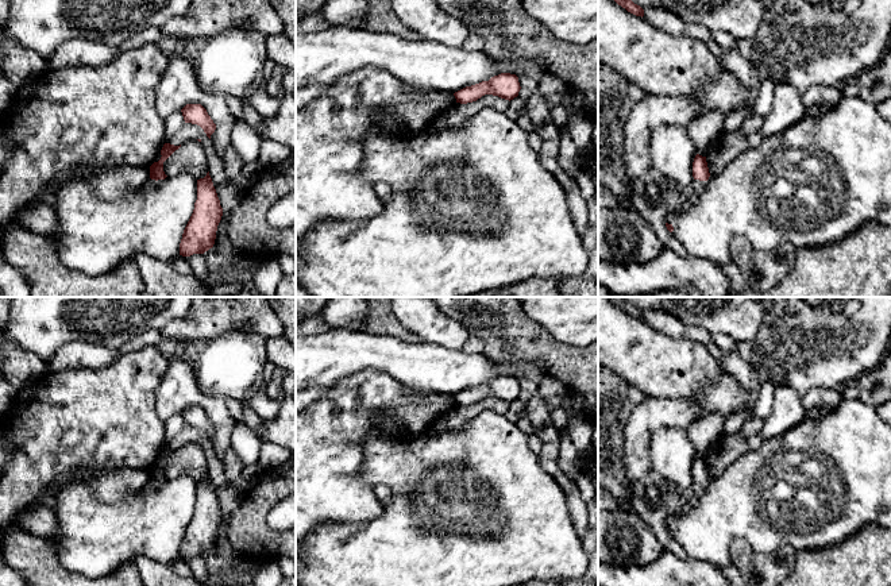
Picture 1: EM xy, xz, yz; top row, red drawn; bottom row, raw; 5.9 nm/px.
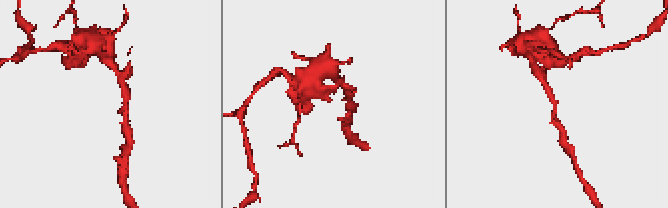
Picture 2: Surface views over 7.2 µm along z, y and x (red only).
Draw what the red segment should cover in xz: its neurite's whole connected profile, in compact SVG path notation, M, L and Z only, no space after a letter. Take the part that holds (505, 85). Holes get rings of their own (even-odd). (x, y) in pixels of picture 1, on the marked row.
M501 73L491 77L489 81L482 81L479 84L466 86L454 93L456 103L467 104L477 101L485 95L498 96L505 100L513 100L518 96L521 86L518 77L510 73Z

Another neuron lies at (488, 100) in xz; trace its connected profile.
M485 95L472 103L456 103L451 108L444 109L427 130L429 132L436 132L447 128L462 127L482 108L494 108L506 112L509 109L509 100L493 95Z

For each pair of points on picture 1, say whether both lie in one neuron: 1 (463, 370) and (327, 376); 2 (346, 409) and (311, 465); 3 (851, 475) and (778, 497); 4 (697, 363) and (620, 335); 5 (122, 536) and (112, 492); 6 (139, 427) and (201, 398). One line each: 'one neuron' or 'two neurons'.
1: one neuron
2: one neuron
3: one neuron
4: one neuron
5: two neurons
6: two neurons

